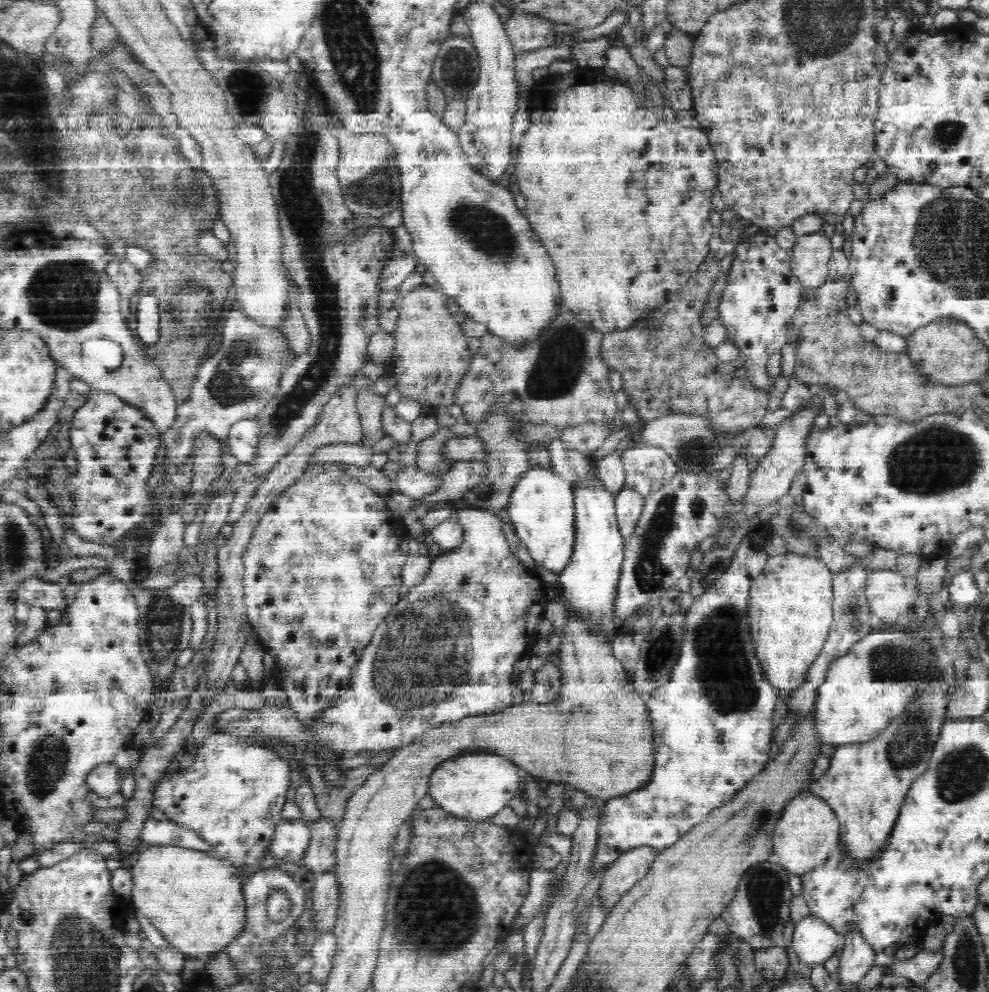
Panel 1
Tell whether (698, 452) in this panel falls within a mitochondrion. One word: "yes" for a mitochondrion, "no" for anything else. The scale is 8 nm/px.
yes

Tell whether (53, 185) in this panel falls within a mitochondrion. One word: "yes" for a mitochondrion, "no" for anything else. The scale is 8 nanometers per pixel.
yes

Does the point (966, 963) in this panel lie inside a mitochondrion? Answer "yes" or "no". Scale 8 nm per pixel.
yes

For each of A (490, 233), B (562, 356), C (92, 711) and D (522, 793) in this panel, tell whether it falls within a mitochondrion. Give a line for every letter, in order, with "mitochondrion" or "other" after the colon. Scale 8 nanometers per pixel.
A: mitochondrion
B: mitochondrion
C: other
D: other

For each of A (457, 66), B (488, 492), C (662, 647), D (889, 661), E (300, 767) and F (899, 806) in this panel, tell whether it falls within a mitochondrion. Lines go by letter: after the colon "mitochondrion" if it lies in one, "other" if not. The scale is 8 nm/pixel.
A: mitochondrion
B: mitochondrion
C: mitochondrion
D: mitochondrion
E: other
F: other

